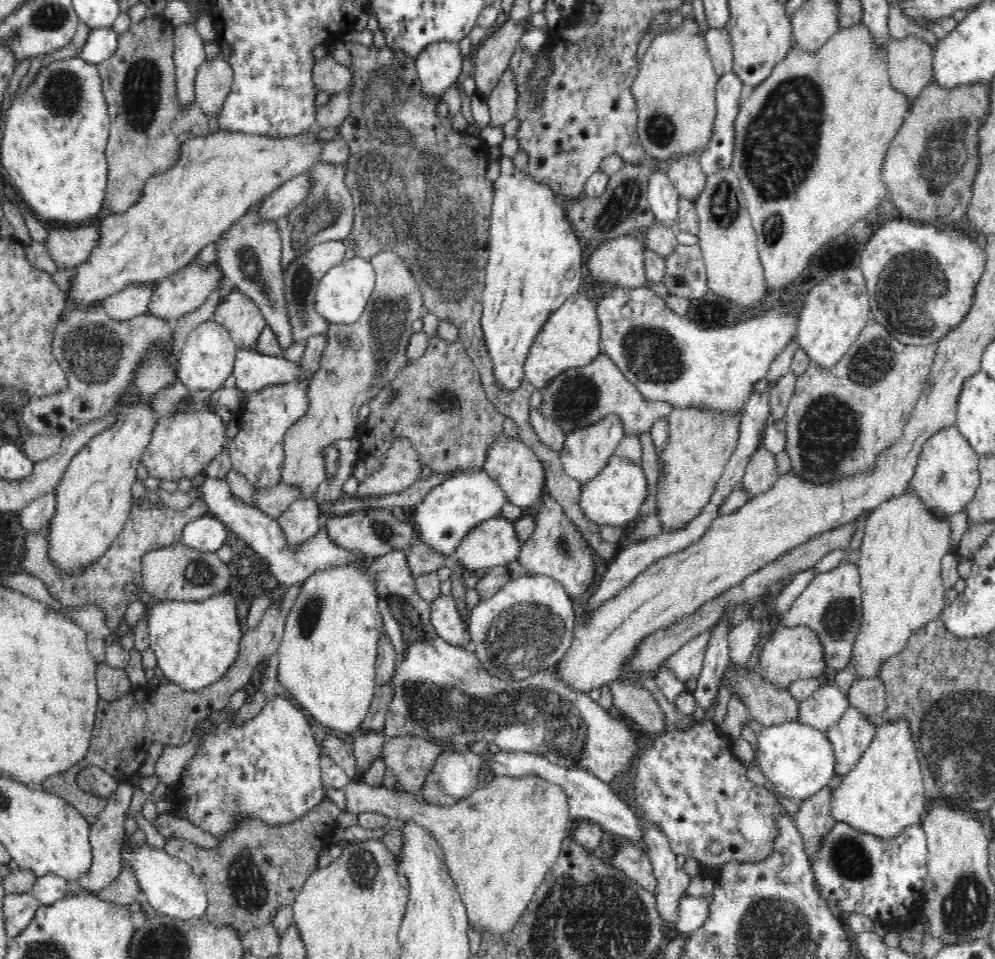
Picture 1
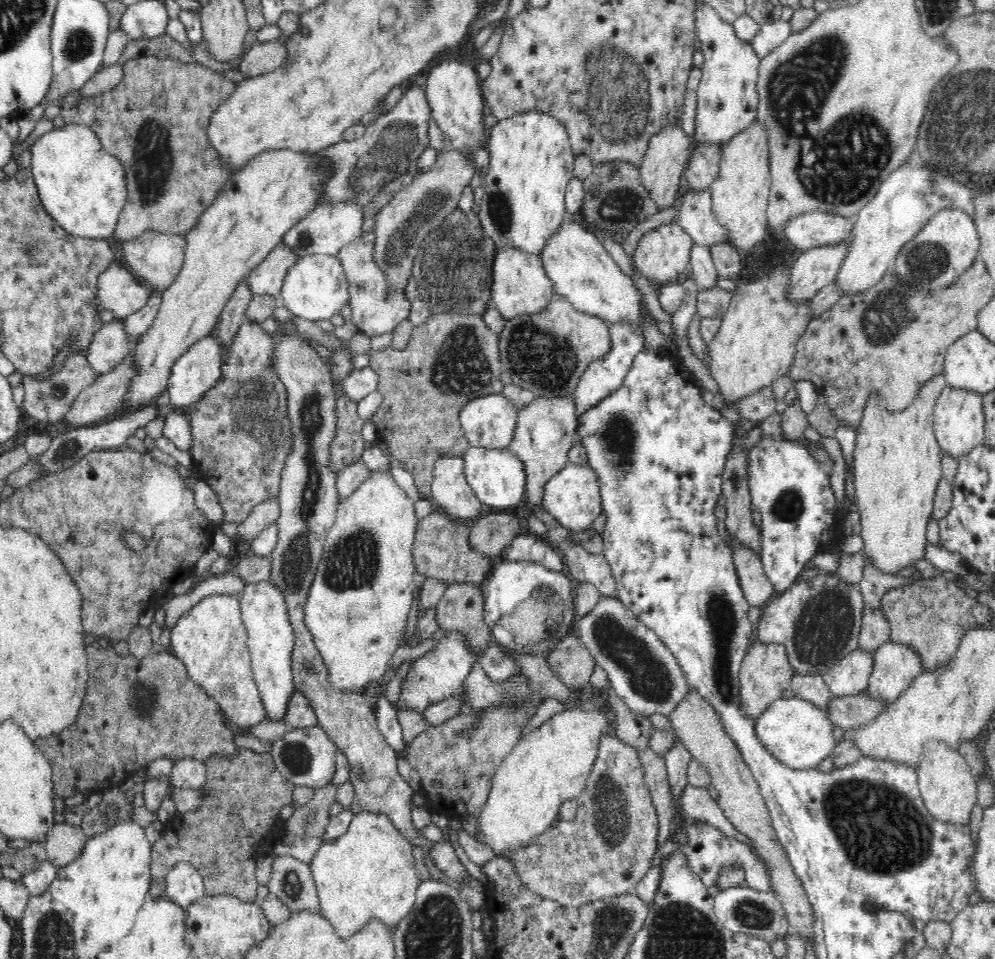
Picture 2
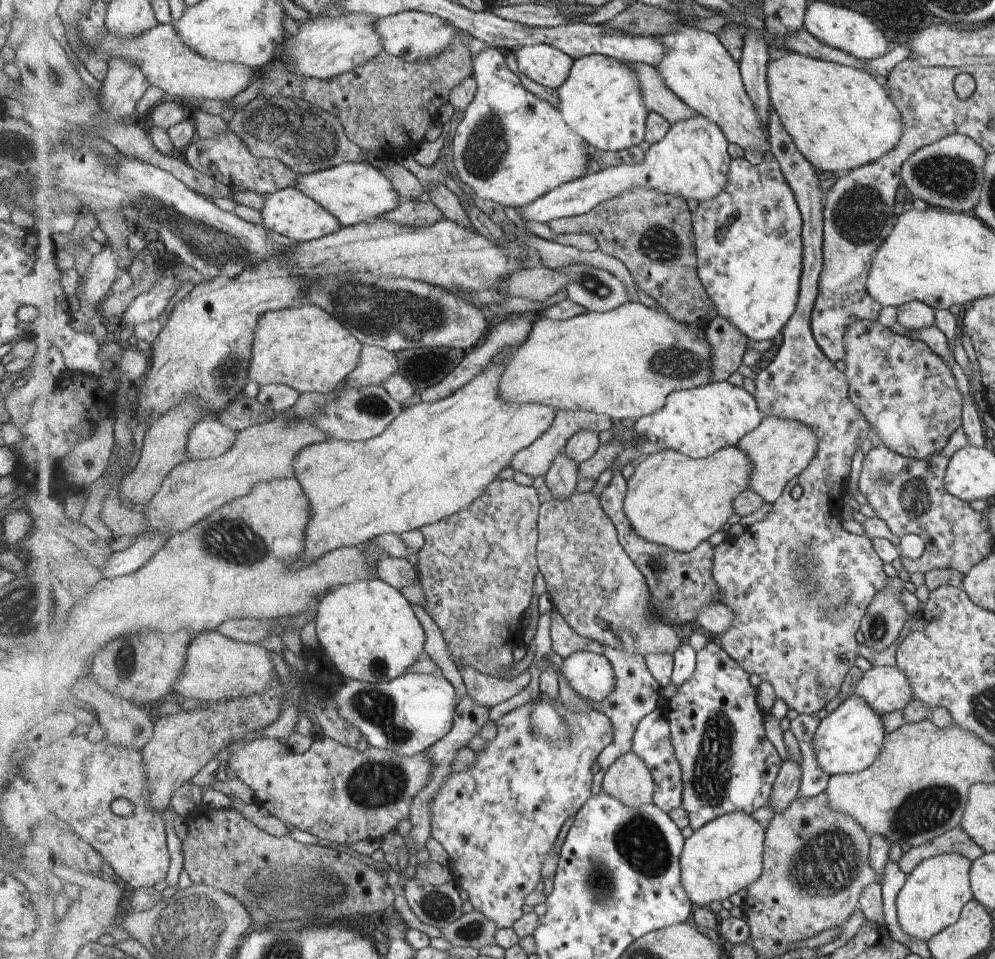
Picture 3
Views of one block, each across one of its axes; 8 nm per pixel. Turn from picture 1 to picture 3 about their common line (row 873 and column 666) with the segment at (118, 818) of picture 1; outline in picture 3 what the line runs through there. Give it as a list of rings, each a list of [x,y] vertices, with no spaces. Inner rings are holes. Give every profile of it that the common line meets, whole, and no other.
[[[634,63],[634,66],[635,70],[639,72],[643,96],[646,97],[647,105],[650,106],[651,111],[665,116],[671,122],[671,125],[691,120],[698,115],[665,84],[661,72],[656,67],[643,63]]]

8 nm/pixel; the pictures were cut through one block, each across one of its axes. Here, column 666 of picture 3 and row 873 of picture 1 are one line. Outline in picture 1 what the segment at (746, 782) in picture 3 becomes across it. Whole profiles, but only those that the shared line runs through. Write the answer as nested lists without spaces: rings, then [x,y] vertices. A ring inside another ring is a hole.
[[[712,721],[696,723],[690,730],[670,728],[666,734],[656,737],[652,747],[639,752],[634,770],[634,799],[640,803],[646,819],[656,821],[670,839],[670,848],[677,855],[692,857],[699,864],[701,873],[713,875],[728,859],[757,861],[771,849],[776,827],[773,818],[782,805],[776,794],[759,786],[747,777],[748,767],[738,760],[726,742],[718,726]]]

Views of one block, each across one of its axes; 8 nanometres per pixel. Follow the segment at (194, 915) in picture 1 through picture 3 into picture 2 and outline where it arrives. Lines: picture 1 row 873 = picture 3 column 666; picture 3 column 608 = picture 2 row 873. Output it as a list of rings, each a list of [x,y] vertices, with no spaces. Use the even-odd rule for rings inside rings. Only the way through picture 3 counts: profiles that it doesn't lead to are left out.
[[[188,861],[176,863],[168,872],[165,882],[168,897],[184,908],[205,895],[202,875]]]

